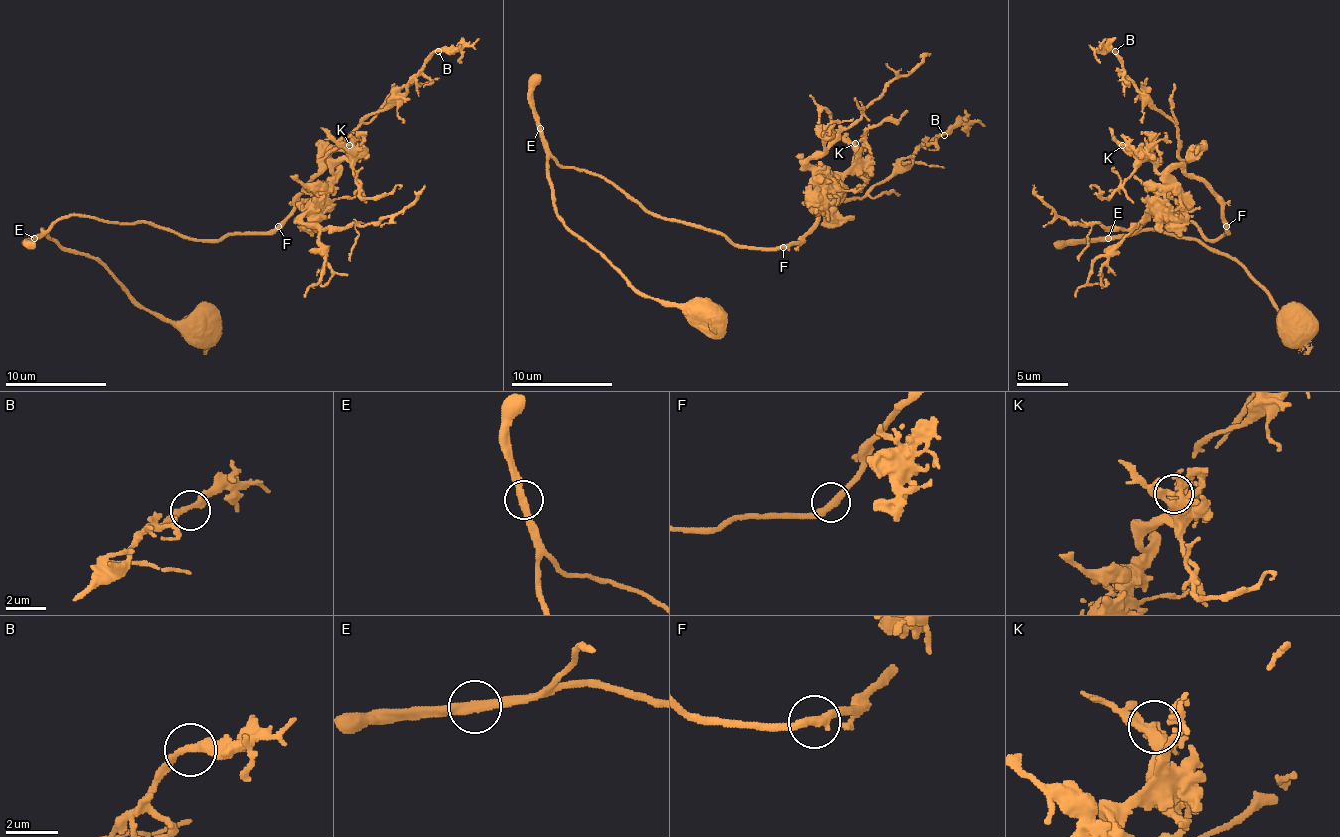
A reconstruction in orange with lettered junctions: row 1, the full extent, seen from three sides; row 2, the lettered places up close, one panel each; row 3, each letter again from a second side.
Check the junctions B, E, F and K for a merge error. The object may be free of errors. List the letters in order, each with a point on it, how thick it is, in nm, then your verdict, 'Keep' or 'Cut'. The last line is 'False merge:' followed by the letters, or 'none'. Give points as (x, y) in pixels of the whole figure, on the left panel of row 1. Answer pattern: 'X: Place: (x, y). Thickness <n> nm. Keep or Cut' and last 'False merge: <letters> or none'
B: Place: (438, 51). Thickness 300 nm. Keep
E: Place: (34, 238). Thickness 340 nm. Keep
F: Place: (278, 226). Thickness 360 nm. Keep
K: Place: (349, 145). Thickness 280 nm. Keep
False merge: none

